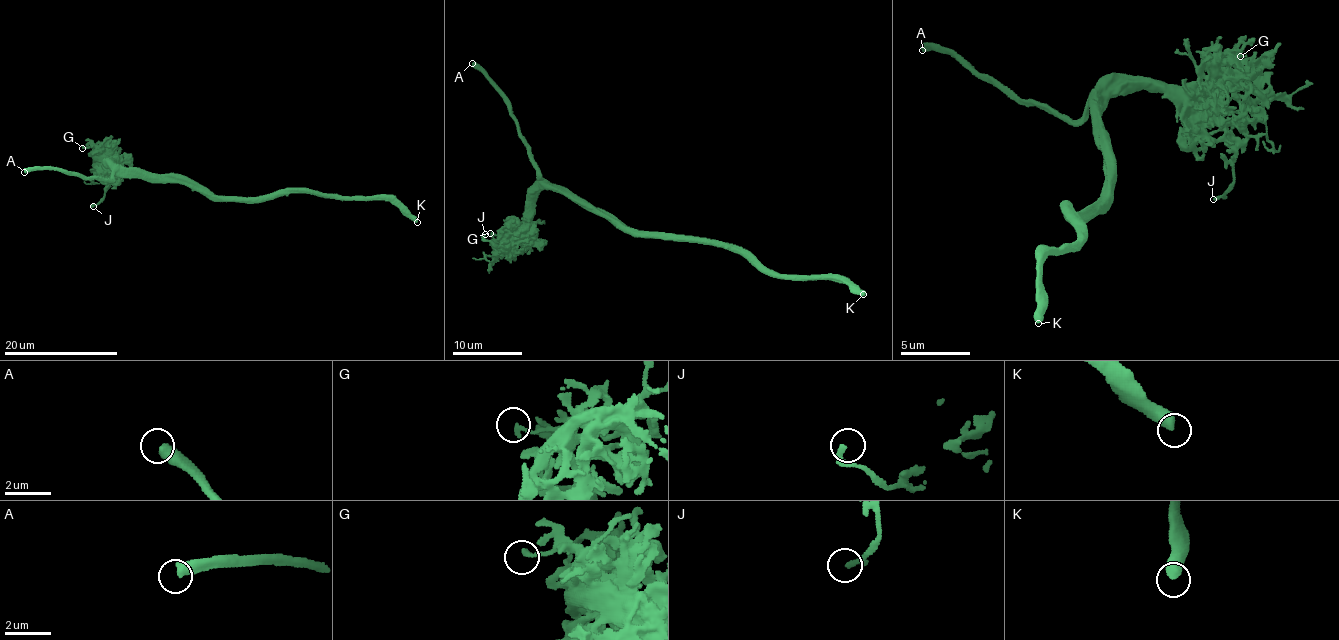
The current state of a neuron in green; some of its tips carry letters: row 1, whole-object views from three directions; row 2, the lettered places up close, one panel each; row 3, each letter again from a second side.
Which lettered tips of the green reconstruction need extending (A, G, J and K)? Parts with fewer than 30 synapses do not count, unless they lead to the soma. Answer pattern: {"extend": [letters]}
{"extend": ["A"]}

